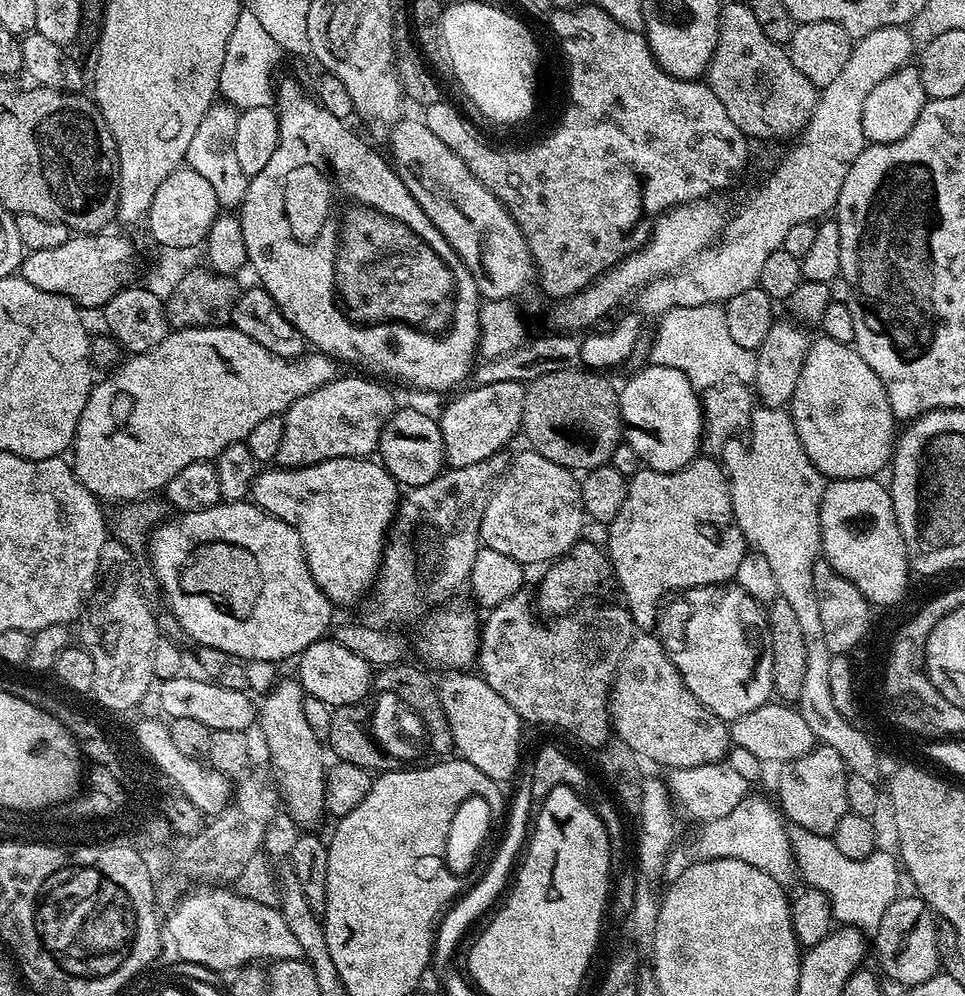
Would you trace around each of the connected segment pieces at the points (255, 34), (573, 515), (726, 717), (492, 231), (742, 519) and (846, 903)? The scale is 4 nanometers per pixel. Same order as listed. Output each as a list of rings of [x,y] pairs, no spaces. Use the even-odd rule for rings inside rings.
[[[242,10],[238,14],[238,22],[234,22],[234,30],[230,34],[230,42],[226,46],[226,58],[222,62],[219,95],[237,110],[250,107],[273,107],[274,79],[276,63],[282,57],[279,45],[270,38],[269,33],[261,27],[254,14]]]
[[[531,450],[518,453],[488,500],[486,514],[482,514],[481,545],[499,550],[525,566],[544,566],[566,555],[580,543],[580,531],[586,525],[580,480],[572,476],[573,469],[558,466],[542,454]]]
[[[729,582],[684,589],[667,601],[658,620],[658,637],[690,688],[690,693],[724,721],[737,720],[742,714],[750,714],[750,710],[758,710],[758,706],[773,699],[772,639],[768,614],[765,605],[750,598],[750,594],[746,594],[739,584]]]
[[[408,120],[392,130],[390,163],[406,190],[422,206],[426,218],[450,242],[453,250],[476,277],[476,285],[485,301],[512,300],[534,284],[536,265],[524,240],[522,230],[493,192],[486,190],[478,178],[419,120]]]
[[[760,406],[755,409],[751,435],[746,441],[746,451],[739,460],[740,465],[730,472],[734,518],[742,530],[745,541],[755,551],[763,554],[766,562],[770,562],[770,570],[774,570],[774,578],[778,582],[779,599],[790,602],[790,607],[798,617],[802,638],[809,646],[816,644],[823,646],[826,642],[826,633],[822,630],[822,613],[818,611],[818,594],[814,590],[814,566],[822,556],[820,503],[826,477],[816,469],[814,462],[810,462],[806,450],[802,450],[798,430],[791,415],[784,408]]]
[[[789,823],[787,829],[799,877],[804,878],[807,887],[828,893],[833,921],[858,928],[865,934],[875,933],[882,914],[886,914],[886,906],[890,906],[901,891],[902,868],[897,857],[877,850],[861,860],[846,858],[838,846],[834,846],[831,836],[819,836],[794,823]]]

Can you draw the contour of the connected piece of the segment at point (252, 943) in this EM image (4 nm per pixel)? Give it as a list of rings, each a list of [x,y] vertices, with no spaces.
[[[200,886],[197,892],[189,891],[181,895],[175,901],[176,909],[166,916],[166,936],[172,939],[171,946],[174,952],[182,955],[186,963],[197,963],[198,966],[208,967],[219,974],[231,973],[253,962],[270,960],[277,962],[282,960],[299,960],[304,955],[302,946],[294,938],[290,926],[286,926],[286,918],[280,913],[279,908],[262,906],[250,898],[240,895],[239,892],[228,886]]]

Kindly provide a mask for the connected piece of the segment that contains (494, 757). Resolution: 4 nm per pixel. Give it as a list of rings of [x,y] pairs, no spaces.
[[[452,670],[439,677],[440,701],[450,722],[452,747],[459,759],[478,766],[482,774],[497,782],[510,781],[517,775],[522,761],[520,754],[520,728],[522,721],[514,706],[492,689],[483,676],[472,670]]]

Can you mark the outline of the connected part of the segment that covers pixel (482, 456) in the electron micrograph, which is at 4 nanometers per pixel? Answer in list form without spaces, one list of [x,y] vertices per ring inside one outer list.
[[[504,381],[494,382],[490,386],[476,384],[469,392],[456,394],[461,396],[453,395],[444,413],[438,416],[445,461],[453,468],[491,461],[491,456],[502,451],[521,431],[524,390],[523,383]]]

